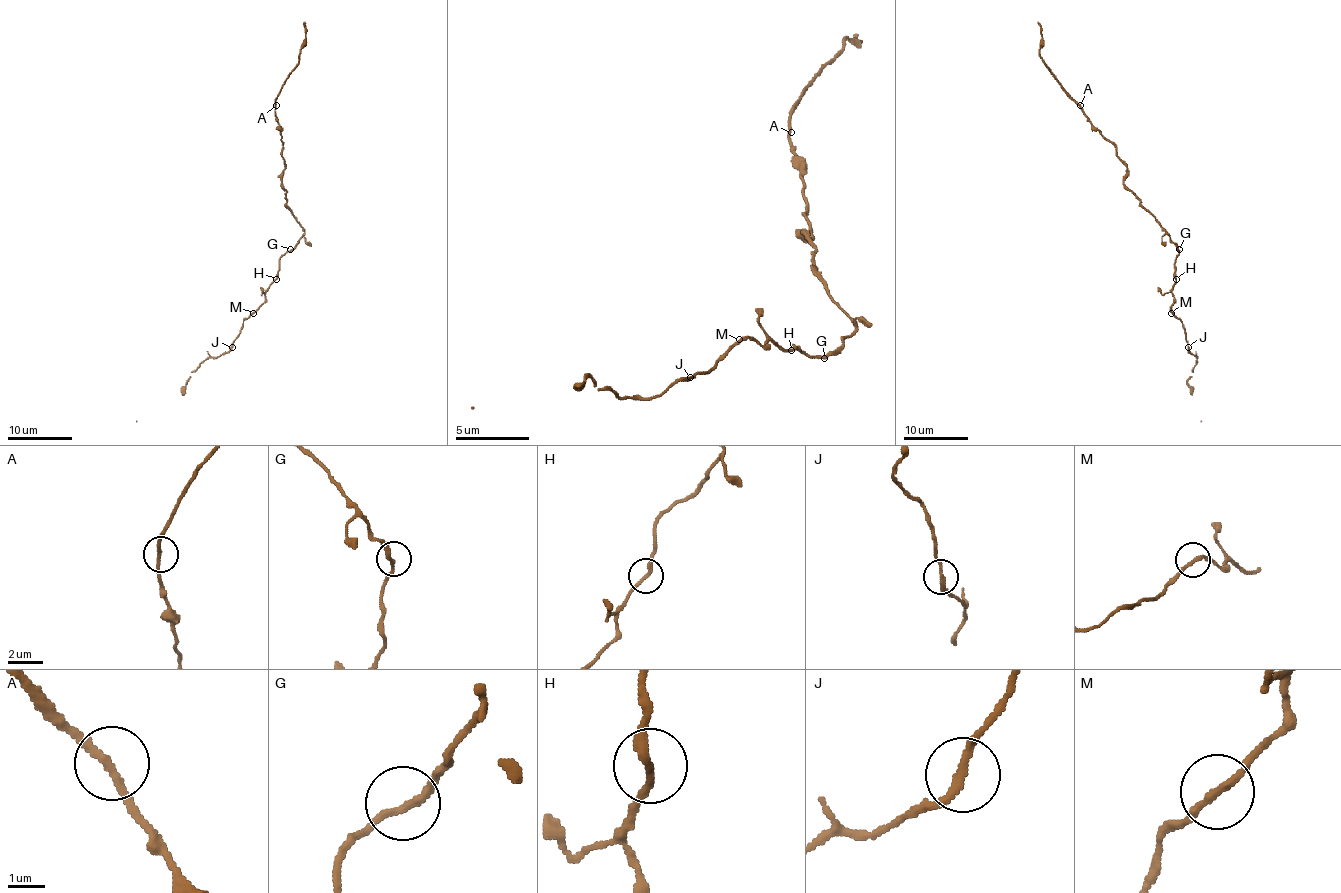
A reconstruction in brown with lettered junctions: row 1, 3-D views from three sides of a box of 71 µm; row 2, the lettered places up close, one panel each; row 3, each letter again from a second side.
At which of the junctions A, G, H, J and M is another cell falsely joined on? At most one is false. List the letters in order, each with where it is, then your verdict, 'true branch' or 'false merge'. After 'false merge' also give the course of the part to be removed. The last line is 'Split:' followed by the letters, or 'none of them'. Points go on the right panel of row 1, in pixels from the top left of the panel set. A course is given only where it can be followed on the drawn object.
A: at (1080, 105); true branch
G: at (1179, 249); true branch
H: at (1176, 279); true branch
J: at (1188, 347); true branch
M: at (1171, 313); true branch
Split: none of them

